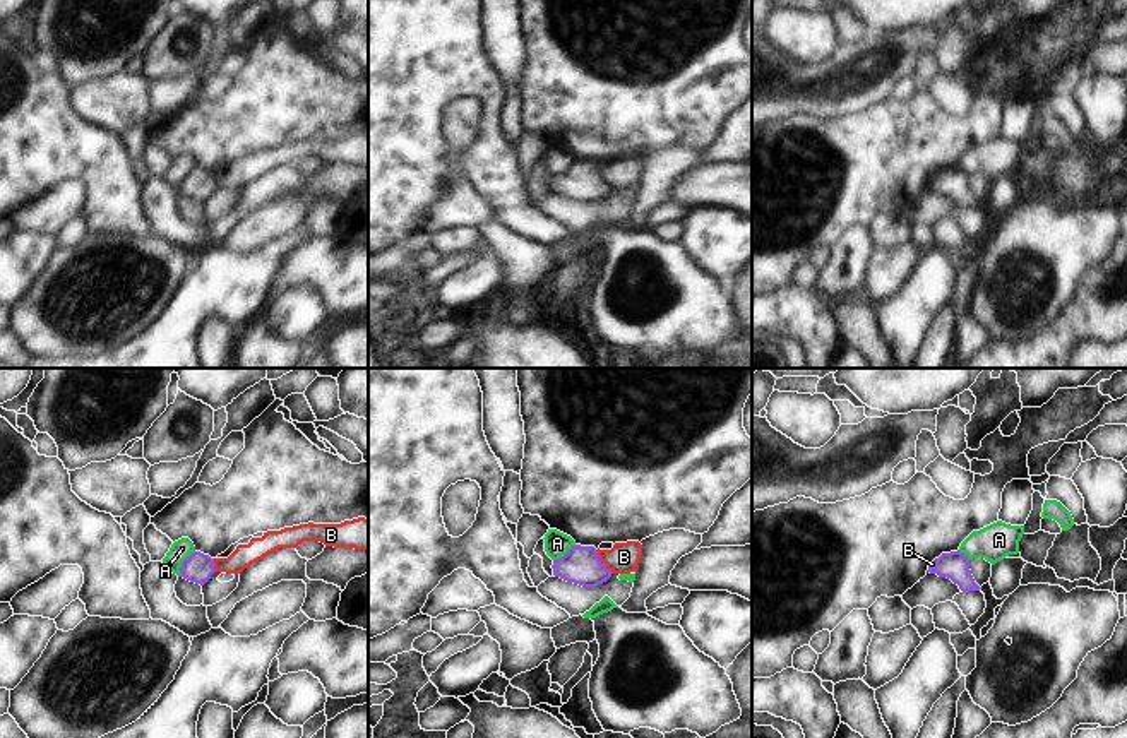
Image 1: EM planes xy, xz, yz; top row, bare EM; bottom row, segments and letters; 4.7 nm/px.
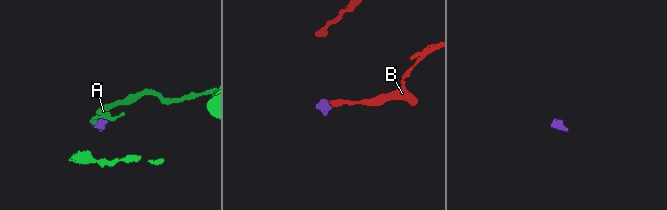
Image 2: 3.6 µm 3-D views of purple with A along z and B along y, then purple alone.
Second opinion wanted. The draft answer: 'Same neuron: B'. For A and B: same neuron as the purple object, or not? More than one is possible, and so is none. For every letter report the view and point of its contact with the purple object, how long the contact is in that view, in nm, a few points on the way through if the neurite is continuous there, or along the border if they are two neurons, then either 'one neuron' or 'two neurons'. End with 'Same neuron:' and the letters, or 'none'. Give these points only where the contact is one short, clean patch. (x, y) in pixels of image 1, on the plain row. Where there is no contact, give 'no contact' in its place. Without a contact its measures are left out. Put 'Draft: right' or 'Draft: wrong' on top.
Draft: wrong
A: contact xy (182, 180); length 150 nm; border xy (194, 166), (182, 178), (178, 192); two neurons
B: contact xz (600, 178); length 140 nm; border xz (595, 166), (598, 175), (614, 189); two neurons
Same neuron: none

